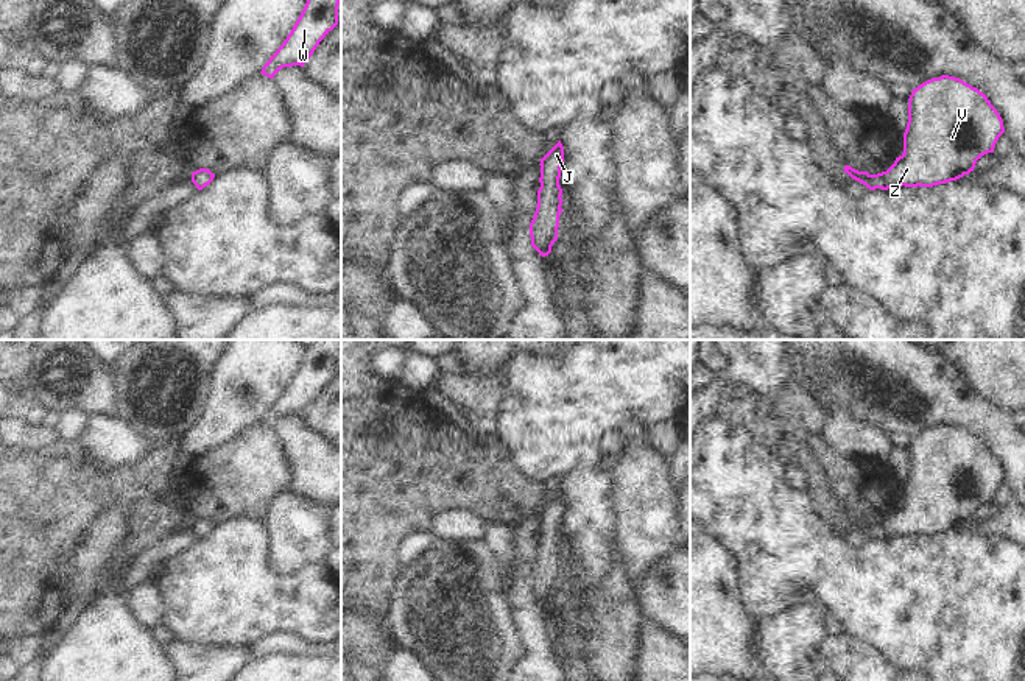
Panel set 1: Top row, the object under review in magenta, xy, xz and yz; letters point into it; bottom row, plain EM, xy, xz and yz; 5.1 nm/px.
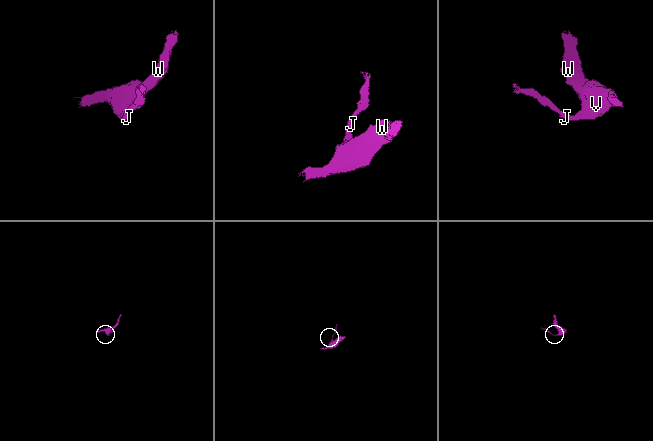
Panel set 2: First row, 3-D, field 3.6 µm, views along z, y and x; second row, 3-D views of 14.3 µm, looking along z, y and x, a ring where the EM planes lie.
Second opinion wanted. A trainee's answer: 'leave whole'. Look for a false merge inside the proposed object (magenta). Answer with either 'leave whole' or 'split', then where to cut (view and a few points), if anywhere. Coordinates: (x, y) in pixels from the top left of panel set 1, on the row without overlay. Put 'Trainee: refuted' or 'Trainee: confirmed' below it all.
leave whole; no cut
Trainee: confirmed

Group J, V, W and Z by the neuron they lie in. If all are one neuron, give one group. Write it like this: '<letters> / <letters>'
J V W Z

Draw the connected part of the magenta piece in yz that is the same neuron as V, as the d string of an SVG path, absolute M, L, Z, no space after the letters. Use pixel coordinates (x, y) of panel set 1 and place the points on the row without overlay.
M942 424L913 438L908 447L903 502L896 506L894 513L877 524L844 514L844 522L869 539L946 533L974 520L981 505L994 502L1003 482L1003 469L983 441L960 427Z

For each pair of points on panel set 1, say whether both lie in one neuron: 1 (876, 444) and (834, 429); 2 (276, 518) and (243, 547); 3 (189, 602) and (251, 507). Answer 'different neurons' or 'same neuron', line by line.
1: same neuron
2: different neurons
3: different neurons

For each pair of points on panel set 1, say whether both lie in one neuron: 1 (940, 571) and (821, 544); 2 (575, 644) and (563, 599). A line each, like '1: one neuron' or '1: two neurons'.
1: one neuron
2: one neuron

